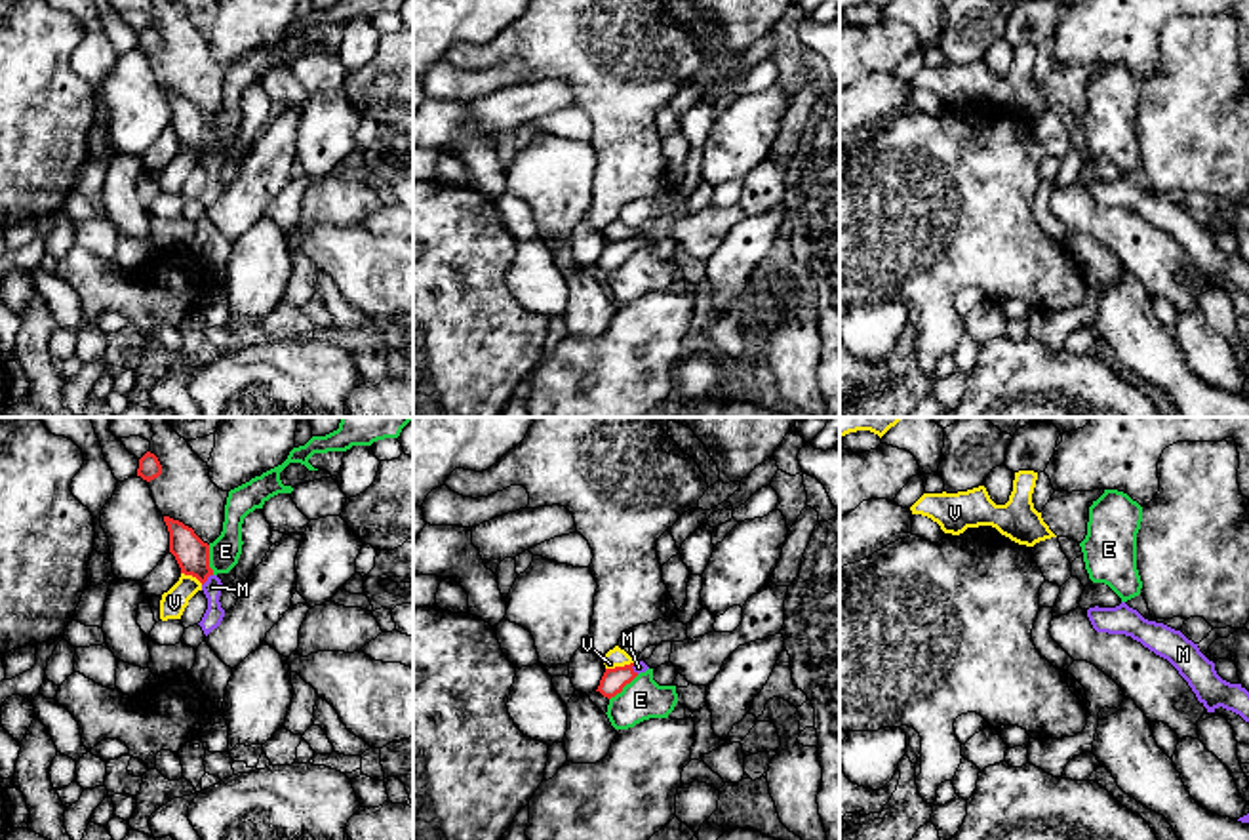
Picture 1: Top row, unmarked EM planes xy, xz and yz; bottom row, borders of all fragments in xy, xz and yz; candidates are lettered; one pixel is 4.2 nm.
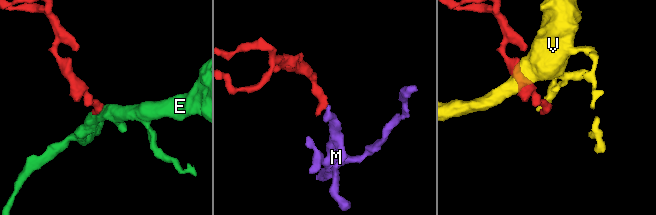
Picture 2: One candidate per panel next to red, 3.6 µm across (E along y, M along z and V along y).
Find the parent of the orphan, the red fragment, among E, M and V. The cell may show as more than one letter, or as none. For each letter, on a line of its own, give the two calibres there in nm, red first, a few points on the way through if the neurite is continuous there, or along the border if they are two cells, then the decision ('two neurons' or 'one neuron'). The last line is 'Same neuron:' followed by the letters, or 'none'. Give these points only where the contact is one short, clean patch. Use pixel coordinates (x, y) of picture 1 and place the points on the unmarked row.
E: 100/170 nm | along xz (638, 248), (610, 273) | two neurons
M: 140/80 nm | across xy (193, 128), (206, 153), (212, 160) | one neuron
V: 100/80 nm | two neurons
Same neuron: M

